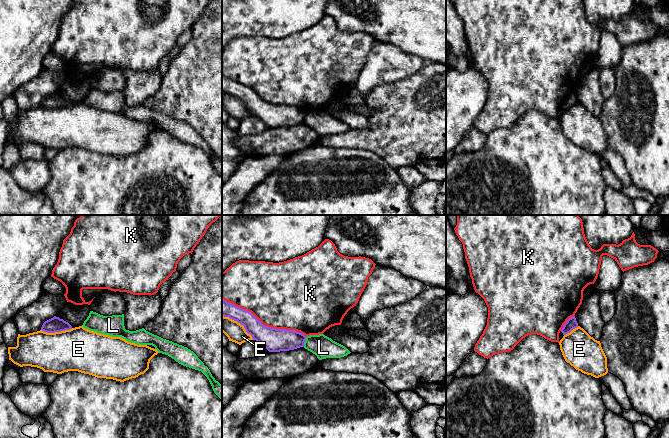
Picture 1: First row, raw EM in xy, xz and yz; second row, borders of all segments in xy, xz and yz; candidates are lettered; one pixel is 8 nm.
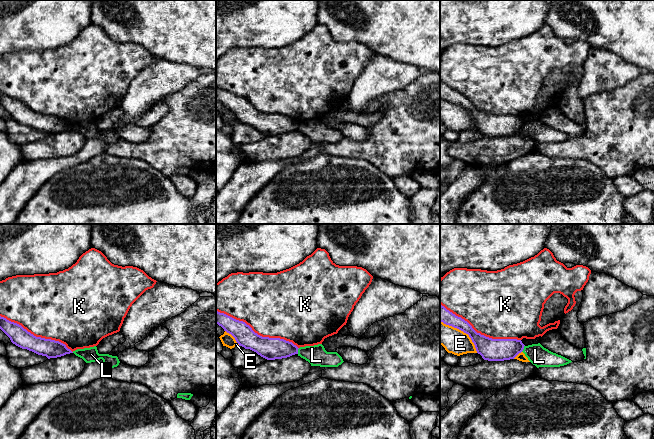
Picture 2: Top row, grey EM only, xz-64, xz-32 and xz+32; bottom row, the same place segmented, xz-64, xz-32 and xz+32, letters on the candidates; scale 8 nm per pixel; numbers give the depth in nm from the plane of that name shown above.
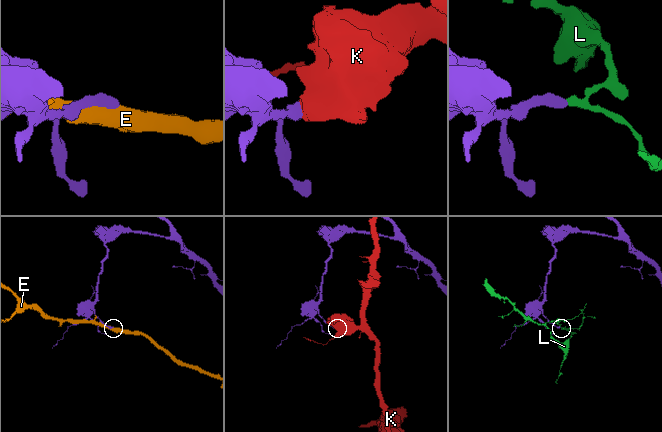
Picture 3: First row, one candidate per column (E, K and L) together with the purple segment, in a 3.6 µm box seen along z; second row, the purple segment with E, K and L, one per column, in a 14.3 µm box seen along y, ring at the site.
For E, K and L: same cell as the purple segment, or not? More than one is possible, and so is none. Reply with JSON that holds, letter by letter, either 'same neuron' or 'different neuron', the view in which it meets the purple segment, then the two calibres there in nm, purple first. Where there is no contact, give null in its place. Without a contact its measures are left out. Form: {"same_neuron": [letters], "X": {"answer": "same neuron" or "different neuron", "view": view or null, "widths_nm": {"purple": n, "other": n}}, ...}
{"same_neuron": [], "E": {"answer": "different neuron", "view": "xz", "widths_nm": {"purple": 150, "other": 150}}, "K": {"answer": "different neuron", "view": "xz", "widths_nm": {"purple": 190, "other": 480}}, "L": {"answer": "different neuron", "view": "xz", "widths_nm": {"purple": 190, "other": 180}}}

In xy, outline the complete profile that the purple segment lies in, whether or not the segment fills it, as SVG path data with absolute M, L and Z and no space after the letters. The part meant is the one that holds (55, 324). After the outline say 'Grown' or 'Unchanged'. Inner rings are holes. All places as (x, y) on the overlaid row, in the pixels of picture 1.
M56 316L45 321L41 327L41 330L47 333L61 332L70 329L72 329L72 326L68 322Z. Unchanged

